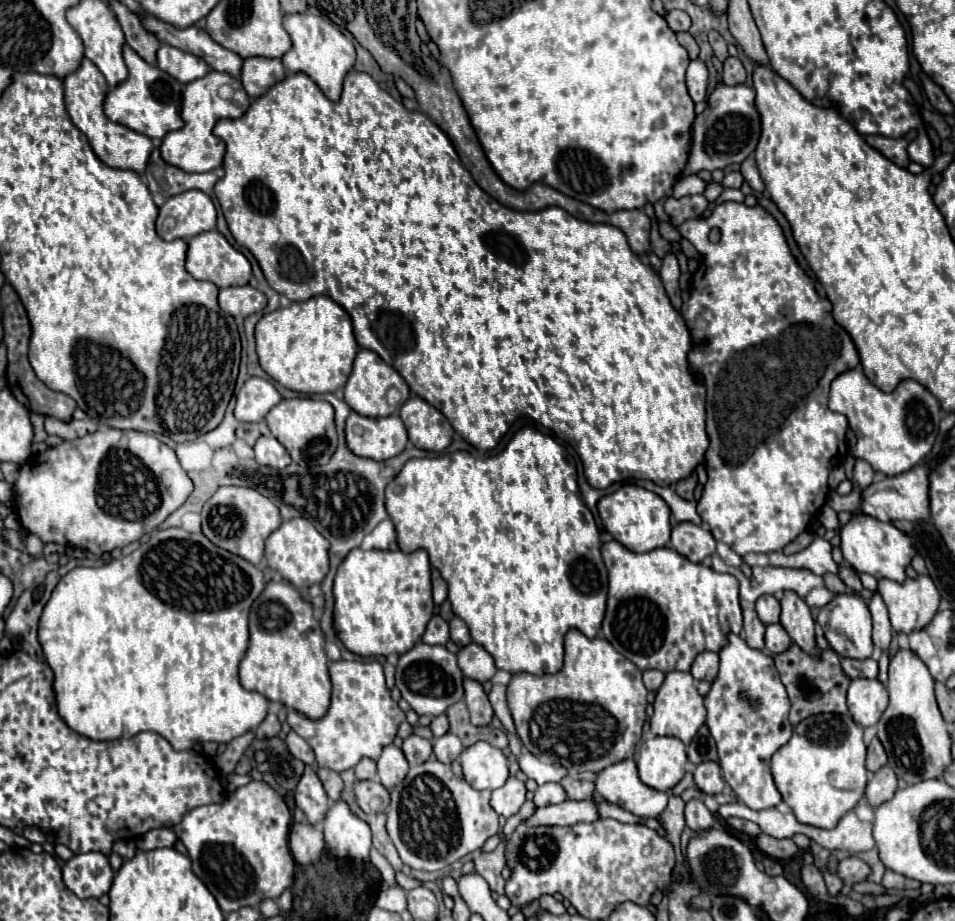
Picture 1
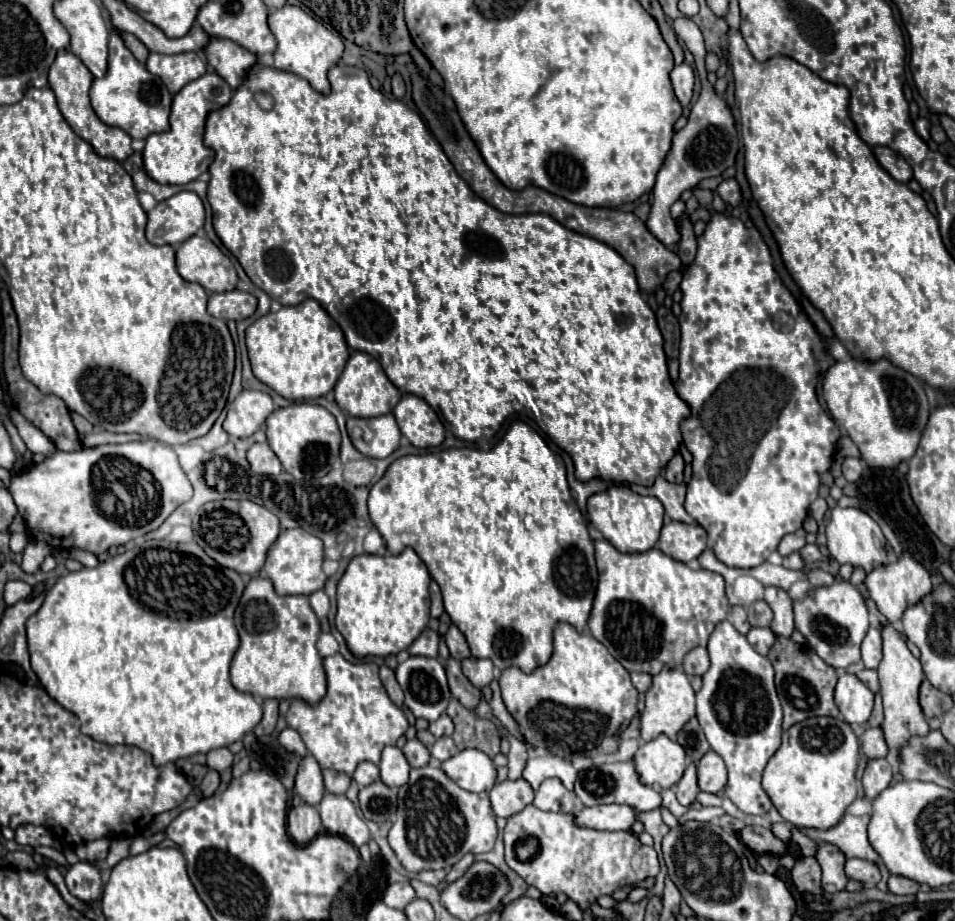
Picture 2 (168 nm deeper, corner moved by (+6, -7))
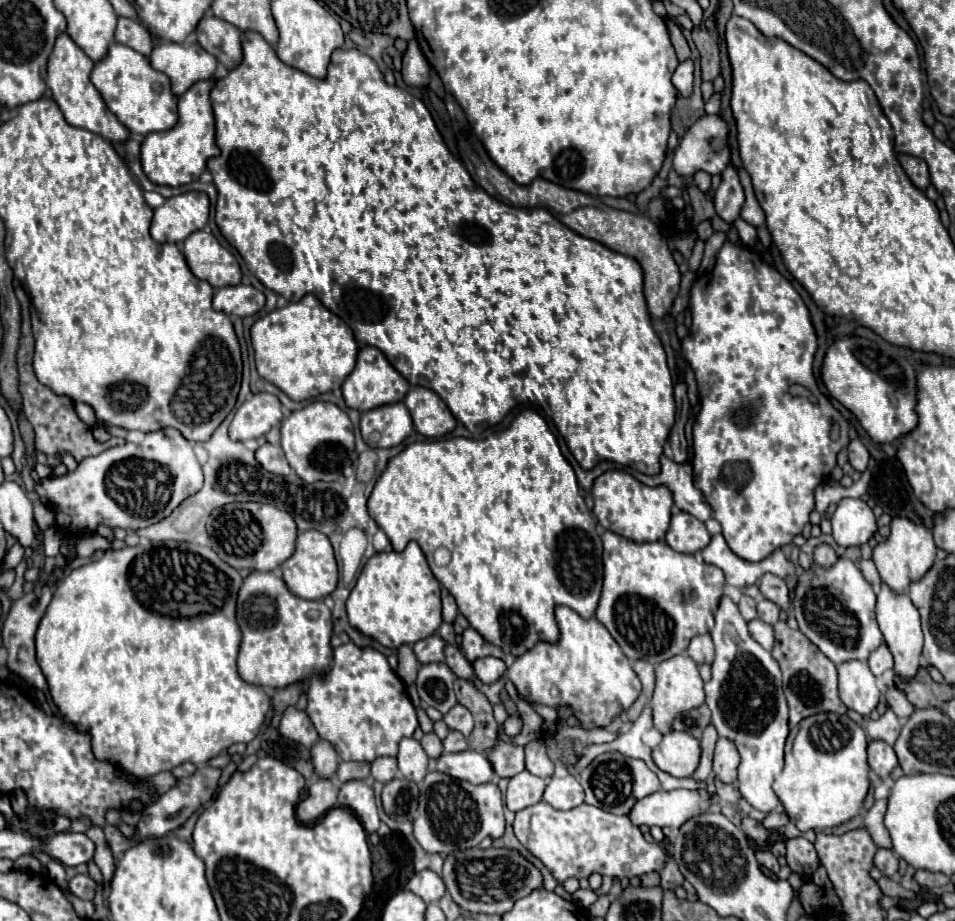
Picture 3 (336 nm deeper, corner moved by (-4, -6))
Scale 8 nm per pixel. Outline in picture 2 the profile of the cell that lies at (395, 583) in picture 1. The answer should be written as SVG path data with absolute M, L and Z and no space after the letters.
M414 549L400 555L358 555L350 559L342 579L338 581L338 613L336 629L346 639L356 659L374 655L388 657L408 649L410 643L428 625L430 613L430 573Z

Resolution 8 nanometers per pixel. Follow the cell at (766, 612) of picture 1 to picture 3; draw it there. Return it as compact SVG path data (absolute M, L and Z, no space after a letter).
M760 600L758 606L756 606L756 610L758 610L758 618L760 618L762 622L766 622L766 624L776 624L776 622L778 622L780 608L778 608L774 602L770 602L770 600Z

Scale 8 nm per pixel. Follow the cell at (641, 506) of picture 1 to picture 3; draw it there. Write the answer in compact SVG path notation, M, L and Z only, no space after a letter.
M608 470L594 480L592 500L594 500L592 514L606 530L630 538L634 542L664 540L672 510L672 492L666 486L650 488L624 470Z

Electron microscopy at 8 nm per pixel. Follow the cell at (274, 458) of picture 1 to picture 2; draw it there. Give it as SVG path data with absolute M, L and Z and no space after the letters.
M254 443L248 449L248 463L252 471L264 471L266 475L278 475L282 471L282 463L268 443Z

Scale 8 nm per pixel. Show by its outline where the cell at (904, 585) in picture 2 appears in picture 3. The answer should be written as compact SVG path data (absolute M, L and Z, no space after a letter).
M892 516L890 518L890 534L884 542L876 544L876 548L872 550L872 560L876 562L880 578L894 592L906 592L910 582L920 580L936 560L936 544L934 544L932 532L926 526L916 524L906 516Z

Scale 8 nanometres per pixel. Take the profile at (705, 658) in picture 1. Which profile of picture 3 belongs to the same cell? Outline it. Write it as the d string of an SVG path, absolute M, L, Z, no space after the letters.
M700 634L688 644L688 654L696 664L710 664L714 660L714 646L710 634Z

